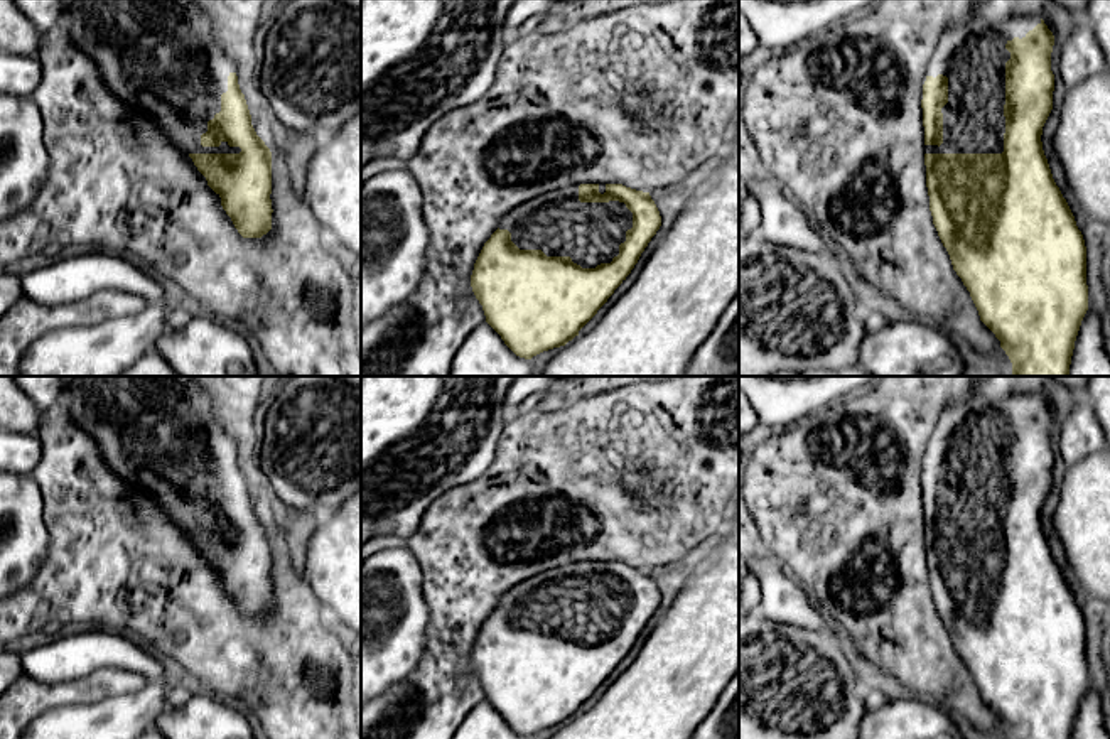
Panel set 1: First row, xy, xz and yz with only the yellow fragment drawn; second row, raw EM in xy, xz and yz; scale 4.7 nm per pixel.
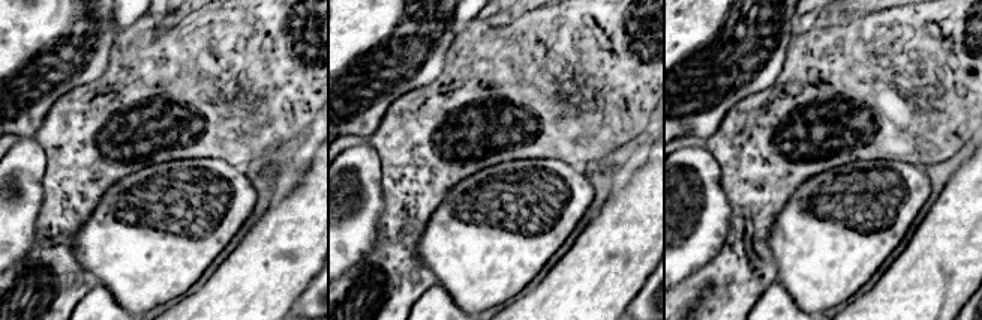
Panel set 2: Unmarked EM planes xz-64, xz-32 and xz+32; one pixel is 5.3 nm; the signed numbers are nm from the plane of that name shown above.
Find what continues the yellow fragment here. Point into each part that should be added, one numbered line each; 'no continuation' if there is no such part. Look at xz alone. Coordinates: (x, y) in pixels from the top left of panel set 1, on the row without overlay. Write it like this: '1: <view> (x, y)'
1: xz (557, 601)

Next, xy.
1: xy (161, 432)

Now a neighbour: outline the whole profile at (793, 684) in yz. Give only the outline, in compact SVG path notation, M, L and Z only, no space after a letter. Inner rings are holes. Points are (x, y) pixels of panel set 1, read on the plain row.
M756 609L739 618L739 739L857 739L867 712L837 639L774 623Z

